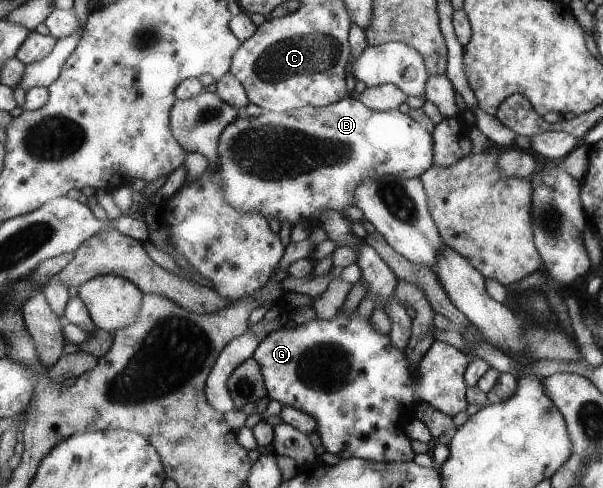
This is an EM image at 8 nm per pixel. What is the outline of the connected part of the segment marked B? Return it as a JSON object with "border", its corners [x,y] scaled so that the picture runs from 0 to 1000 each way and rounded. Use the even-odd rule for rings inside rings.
{"border":[[[572,195],[566,205],[547,211],[541,217],[522,219],[507,215],[493,223],[484,223],[474,230],[454,230],[438,225],[428,238],[410,238],[400,232],[393,242],[386,244],[381,254],[367,266],[362,277],[360,320],[355,322],[353,338],[347,338],[350,350],[360,352],[360,363],[365,365],[365,381],[368,387],[373,412],[386,424],[401,428],[408,434],[423,434],[433,439],[444,449],[456,449],[463,457],[468,471],[478,471],[493,459],[493,453],[507,451],[526,461],[526,445],[542,430],[566,434],[570,424],[585,422],[584,402],[590,381],[597,369],[619,365],[624,359],[652,359],[663,365],[687,365],[701,355],[703,346],[713,342],[718,330],[716,297],[718,283],[711,268],[703,268],[695,260],[697,252],[685,248],[675,234],[662,230],[662,225],[648,227],[617,227],[605,219],[597,207]]]}

